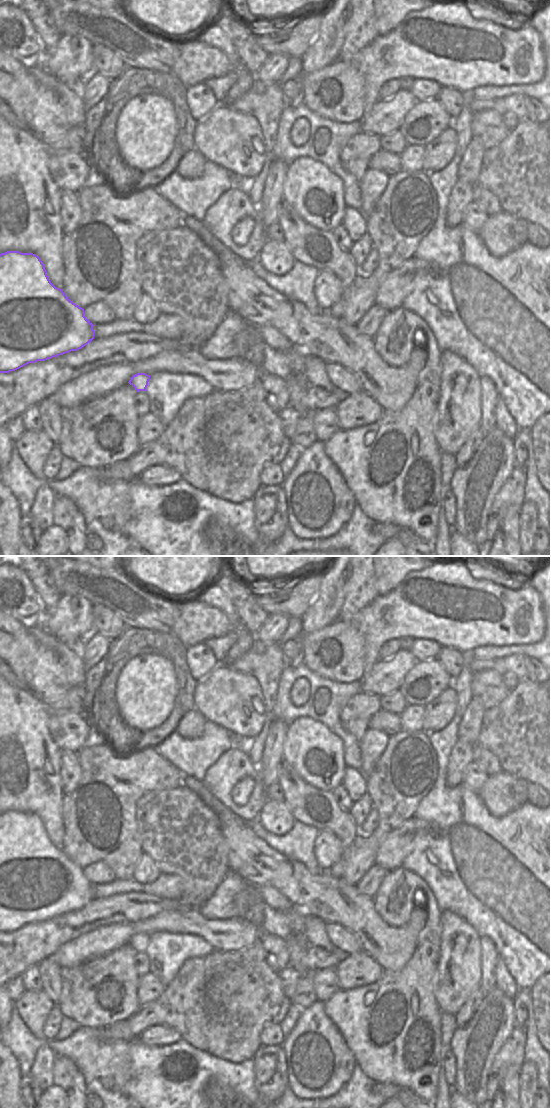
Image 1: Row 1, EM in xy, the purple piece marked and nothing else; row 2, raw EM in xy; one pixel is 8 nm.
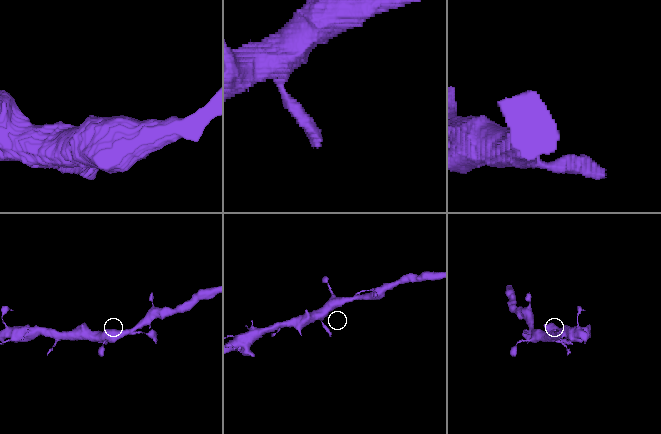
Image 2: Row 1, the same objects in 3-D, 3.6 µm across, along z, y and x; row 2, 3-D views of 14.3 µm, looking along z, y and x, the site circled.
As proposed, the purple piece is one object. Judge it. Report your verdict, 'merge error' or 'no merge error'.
no merge error

